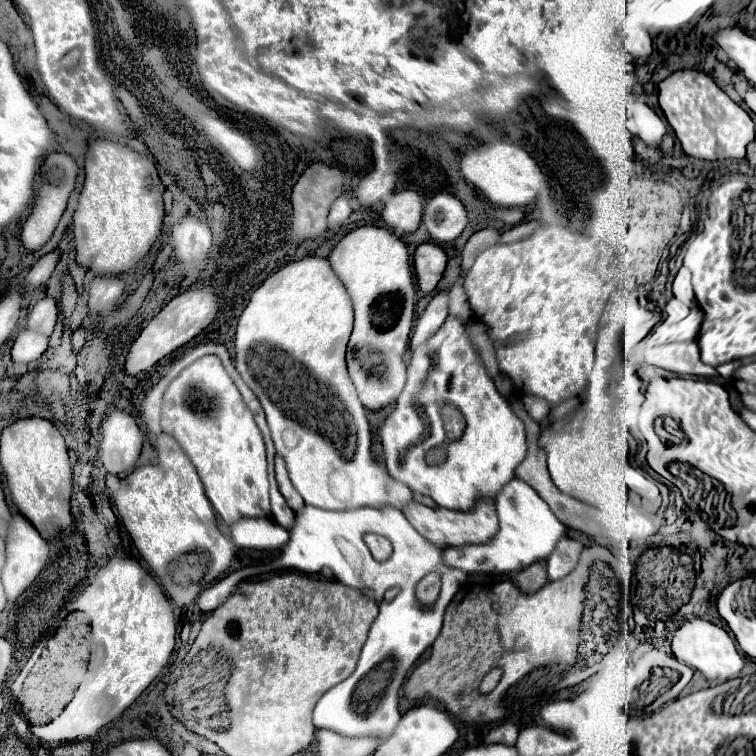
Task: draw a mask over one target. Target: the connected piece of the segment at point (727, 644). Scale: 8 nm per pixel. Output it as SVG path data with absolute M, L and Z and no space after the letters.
M705 619L685 621L675 633L675 637L671 641L671 649L679 661L701 671L711 683L723 683L723 681L741 677L741 671L745 665L743 657L739 655L739 651L735 647L735 641L729 637L729 633L723 627L717 627Z

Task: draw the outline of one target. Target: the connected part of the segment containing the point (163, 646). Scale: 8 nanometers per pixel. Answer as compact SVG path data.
M113 555L109 559L109 563L97 571L95 581L75 601L67 603L65 609L87 613L91 617L93 635L97 635L99 641L93 641L89 669L83 677L83 683L79 685L73 701L51 723L47 723L43 727L39 727L39 725L31 727L33 735L37 735L39 739L43 739L47 743L79 741L85 737L93 737L103 725L109 723L109 715L121 715L167 665L169 655L175 647L175 633L177 633L171 601L165 597L161 585L151 577L151 573L145 567L141 567L141 563L133 557Z

